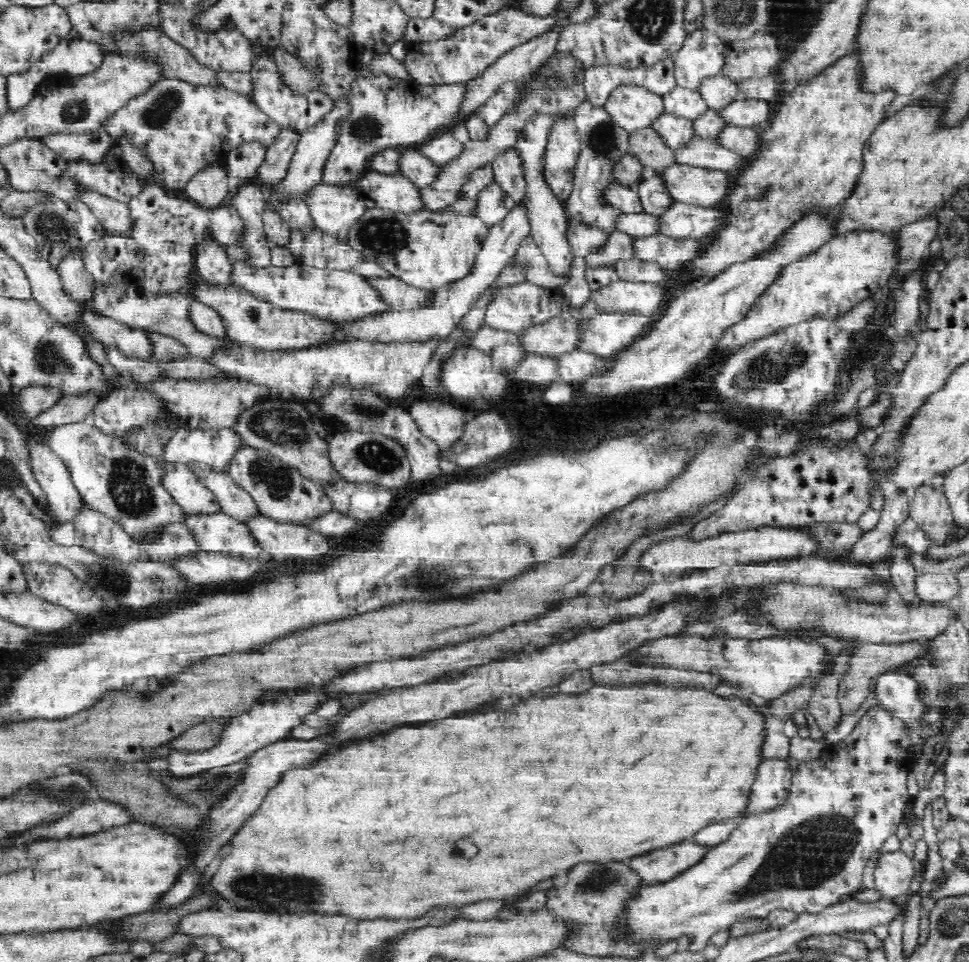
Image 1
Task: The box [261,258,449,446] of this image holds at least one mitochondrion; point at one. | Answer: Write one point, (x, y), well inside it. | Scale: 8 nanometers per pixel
(357, 407)

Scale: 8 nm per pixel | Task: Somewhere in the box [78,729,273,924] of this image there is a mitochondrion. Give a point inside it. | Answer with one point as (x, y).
(208, 785)

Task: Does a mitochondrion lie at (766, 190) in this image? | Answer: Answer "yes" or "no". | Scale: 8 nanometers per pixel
yes

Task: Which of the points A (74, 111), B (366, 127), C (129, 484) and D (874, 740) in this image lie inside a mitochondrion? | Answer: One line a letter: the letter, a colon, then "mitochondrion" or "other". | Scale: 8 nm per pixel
A: mitochondrion
B: mitochondrion
C: mitochondrion
D: other

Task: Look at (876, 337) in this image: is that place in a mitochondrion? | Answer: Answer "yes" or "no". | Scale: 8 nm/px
no

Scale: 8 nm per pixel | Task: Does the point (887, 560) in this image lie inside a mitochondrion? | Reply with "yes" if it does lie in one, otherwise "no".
no

